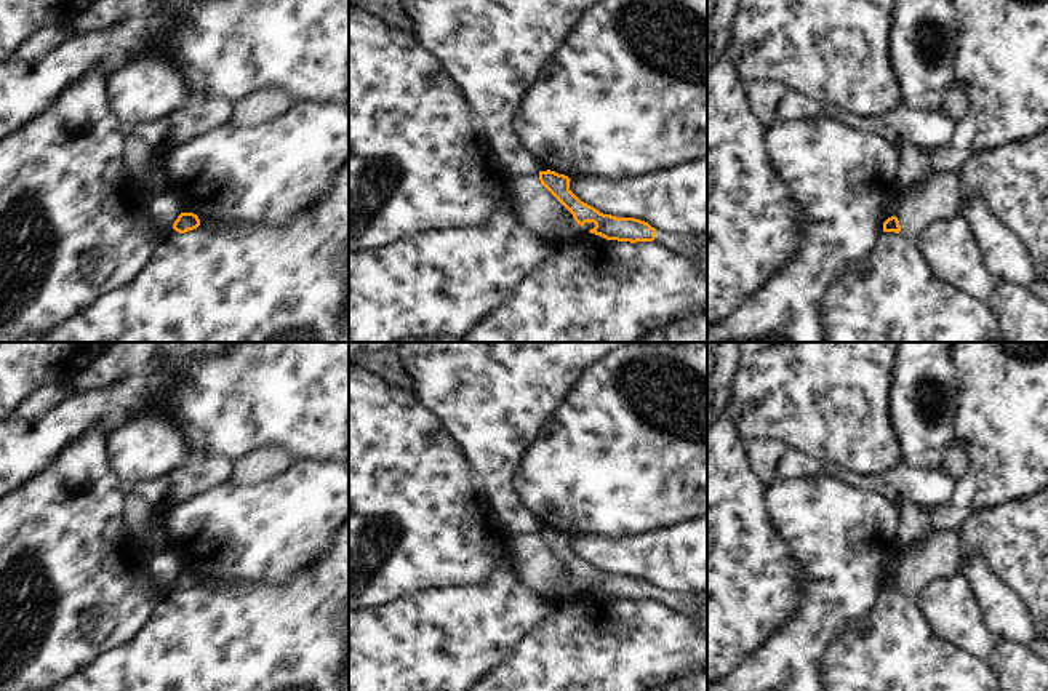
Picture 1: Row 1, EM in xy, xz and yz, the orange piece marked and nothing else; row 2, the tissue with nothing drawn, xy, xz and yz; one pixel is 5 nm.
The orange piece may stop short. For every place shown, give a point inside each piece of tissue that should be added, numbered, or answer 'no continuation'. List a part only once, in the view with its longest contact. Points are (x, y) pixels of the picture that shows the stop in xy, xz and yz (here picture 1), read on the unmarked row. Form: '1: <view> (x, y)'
1: xz (684, 603)

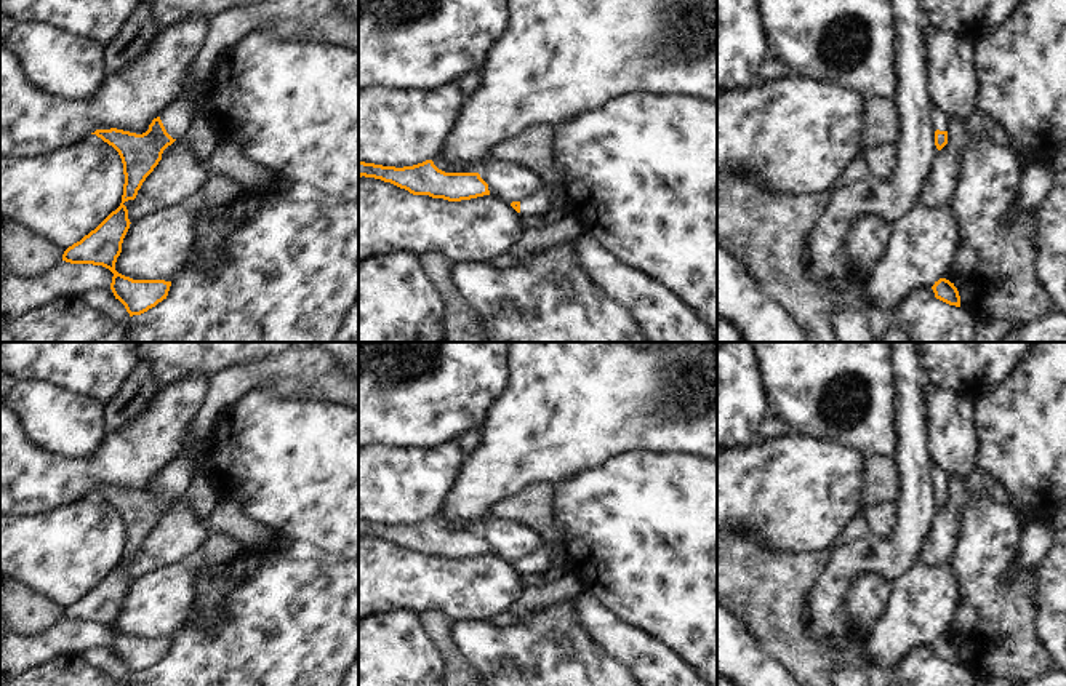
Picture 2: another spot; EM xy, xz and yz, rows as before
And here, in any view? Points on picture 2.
1: xy (306, 365)

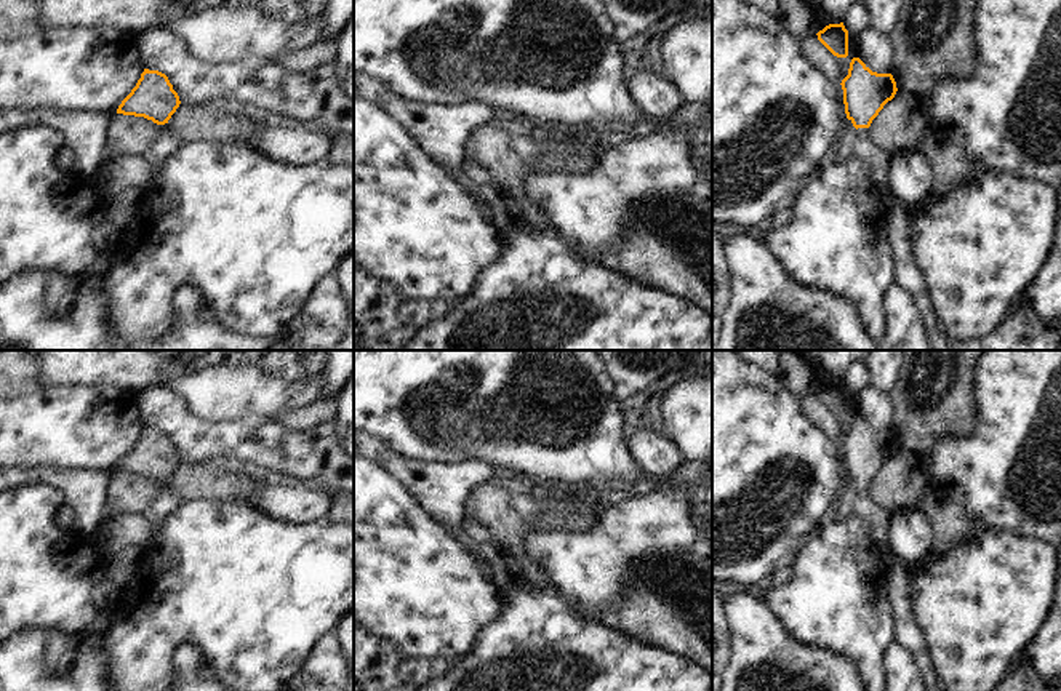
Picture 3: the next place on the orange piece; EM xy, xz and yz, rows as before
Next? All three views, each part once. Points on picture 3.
1: yz (879, 519)

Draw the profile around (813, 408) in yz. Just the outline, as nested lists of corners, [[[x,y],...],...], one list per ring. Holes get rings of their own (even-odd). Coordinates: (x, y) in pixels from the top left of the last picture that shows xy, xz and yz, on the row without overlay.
[[[815,390],[802,397],[803,414],[832,441],[842,441],[842,424],[819,398]]]

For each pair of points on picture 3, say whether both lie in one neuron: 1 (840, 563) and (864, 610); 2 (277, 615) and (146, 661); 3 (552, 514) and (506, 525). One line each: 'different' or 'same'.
1: same
2: same
3: same

